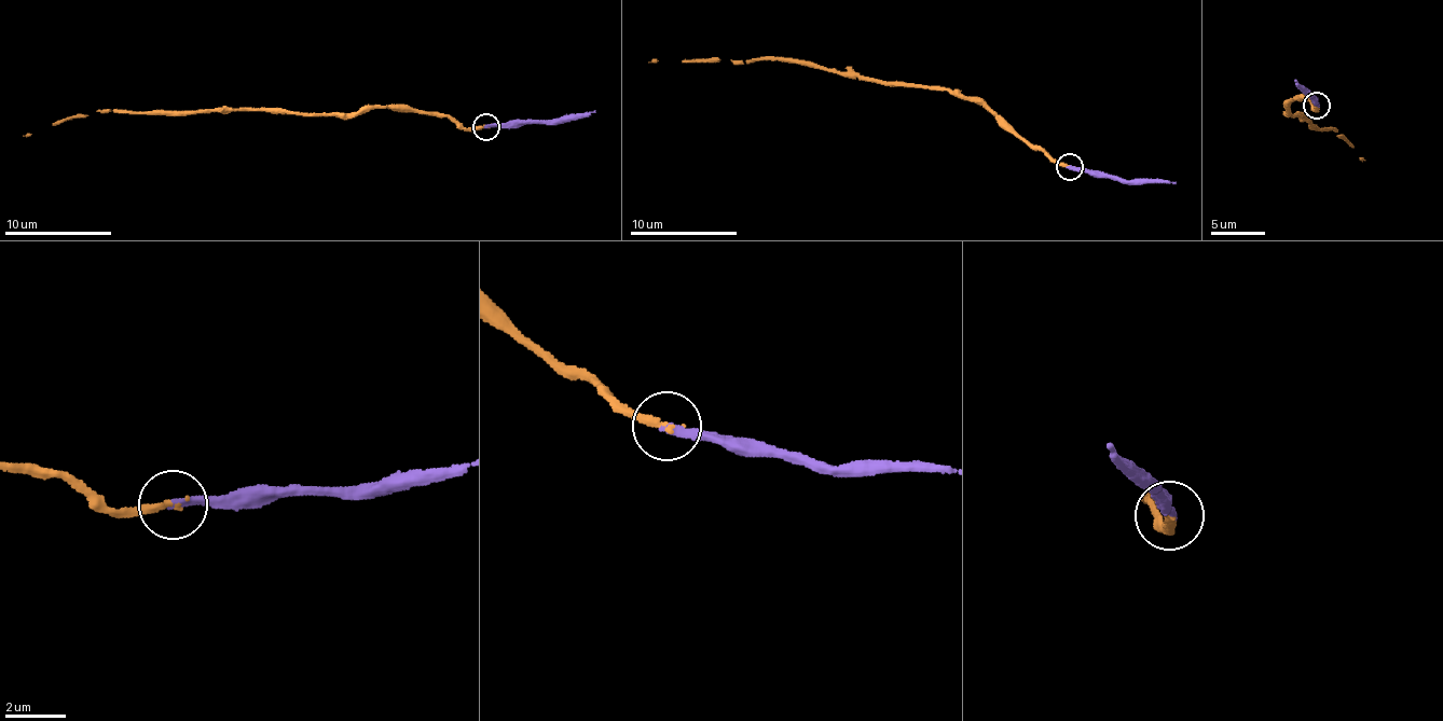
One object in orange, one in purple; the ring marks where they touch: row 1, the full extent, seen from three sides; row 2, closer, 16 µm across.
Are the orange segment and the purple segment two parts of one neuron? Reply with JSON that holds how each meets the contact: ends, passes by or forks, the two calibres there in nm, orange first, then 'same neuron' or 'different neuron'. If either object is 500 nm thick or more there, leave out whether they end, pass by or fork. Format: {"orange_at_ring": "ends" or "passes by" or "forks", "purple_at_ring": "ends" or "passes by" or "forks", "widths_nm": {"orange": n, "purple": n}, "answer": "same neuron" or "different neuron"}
{"orange_at_ring": "ends", "purple_at_ring": "ends", "widths_nm": {"orange": 220, "purple": 260}, "answer": "same neuron"}

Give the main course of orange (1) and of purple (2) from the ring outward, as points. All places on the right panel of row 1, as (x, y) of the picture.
1: (1317, 106), (1309, 99), (1293, 100), (1287, 112), (1308, 116), (1317, 127), (1347, 138), (1364, 160)
2: (1317, 106), (1310, 94), (1300, 91), (1295, 81)

